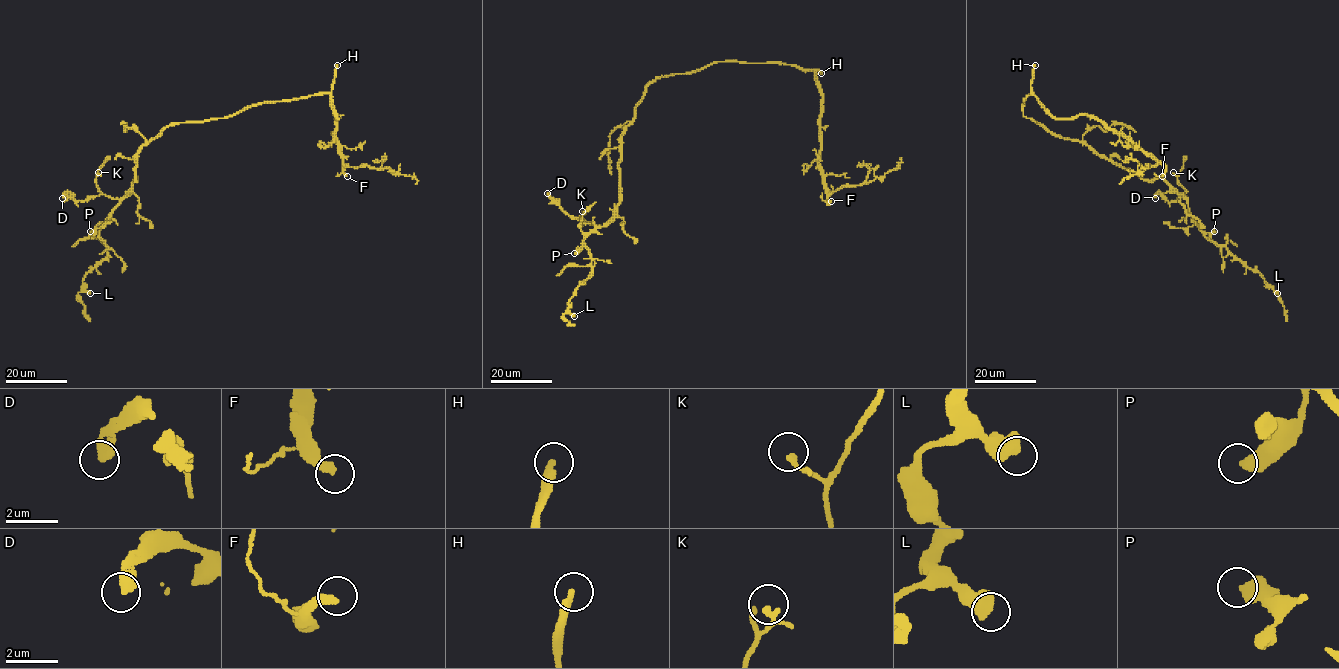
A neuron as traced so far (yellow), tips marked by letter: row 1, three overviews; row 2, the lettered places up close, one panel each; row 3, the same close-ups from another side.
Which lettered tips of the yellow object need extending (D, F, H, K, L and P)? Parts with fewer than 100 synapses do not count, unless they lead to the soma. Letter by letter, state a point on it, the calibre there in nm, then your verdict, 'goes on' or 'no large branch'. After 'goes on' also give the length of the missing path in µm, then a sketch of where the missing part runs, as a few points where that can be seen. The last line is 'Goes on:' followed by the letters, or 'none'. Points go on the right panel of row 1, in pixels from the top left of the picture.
D: (1155, 198) | 400 nm | no large branch
F: (1162, 176) | 320 nm | goes on | 120 µm | (1162, 176), (1205, 230), (1226, 248), (1237, 269), (1237, 278), (1253, 287), (1270, 312), (1248, 363), (1240, 368)
H: (1035, 65) | 240 nm | goes on | 100 µm
K: (1173, 172) | 130 nm | no large branch
L: (1277, 293) | 650 nm | no large branch
P: (1214, 231) | 500 nm | no large branch
Goes on: F, H

